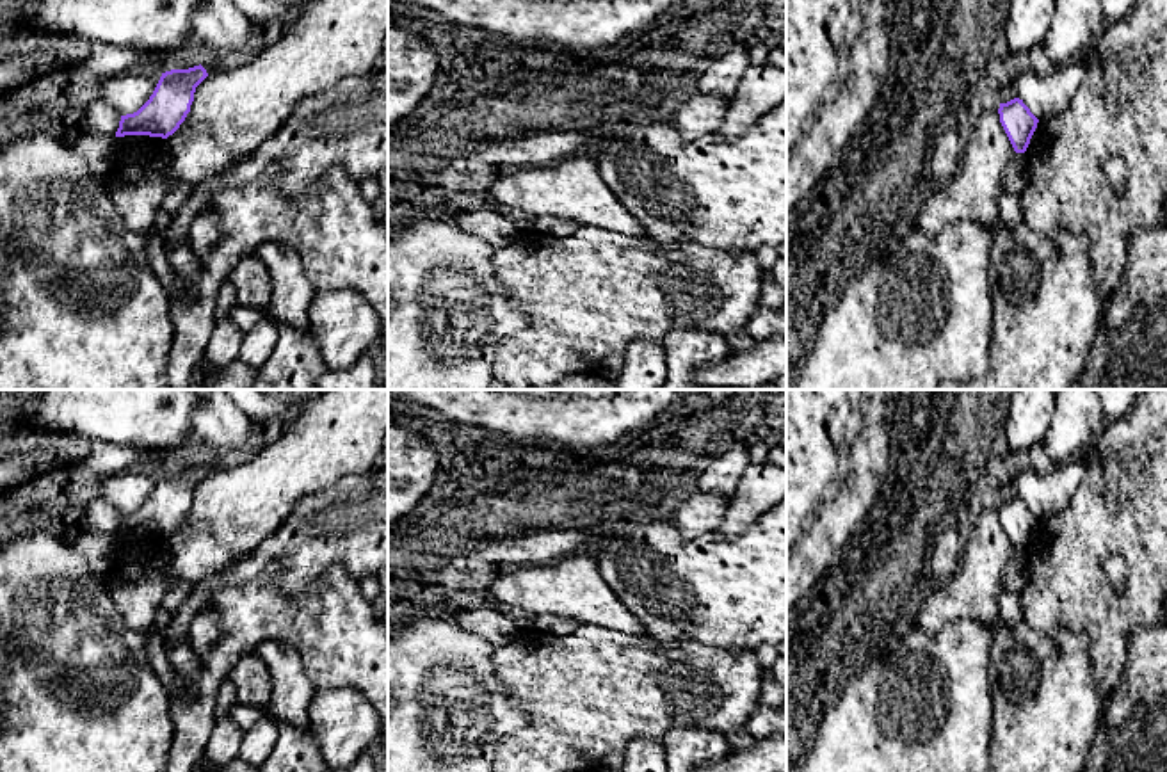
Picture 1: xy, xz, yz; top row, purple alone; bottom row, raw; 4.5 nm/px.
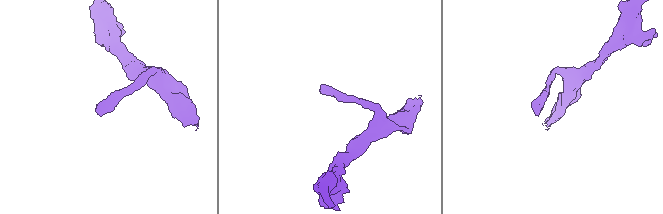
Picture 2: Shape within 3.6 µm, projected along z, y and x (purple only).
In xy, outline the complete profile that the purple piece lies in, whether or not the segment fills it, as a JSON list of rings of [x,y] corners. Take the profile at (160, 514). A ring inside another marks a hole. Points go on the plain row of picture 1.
[[[199,462],[162,471],[149,498],[133,512],[121,514],[116,535],[149,534],[167,537],[185,519],[196,486],[208,475]]]

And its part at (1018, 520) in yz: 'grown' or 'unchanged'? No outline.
unchanged

